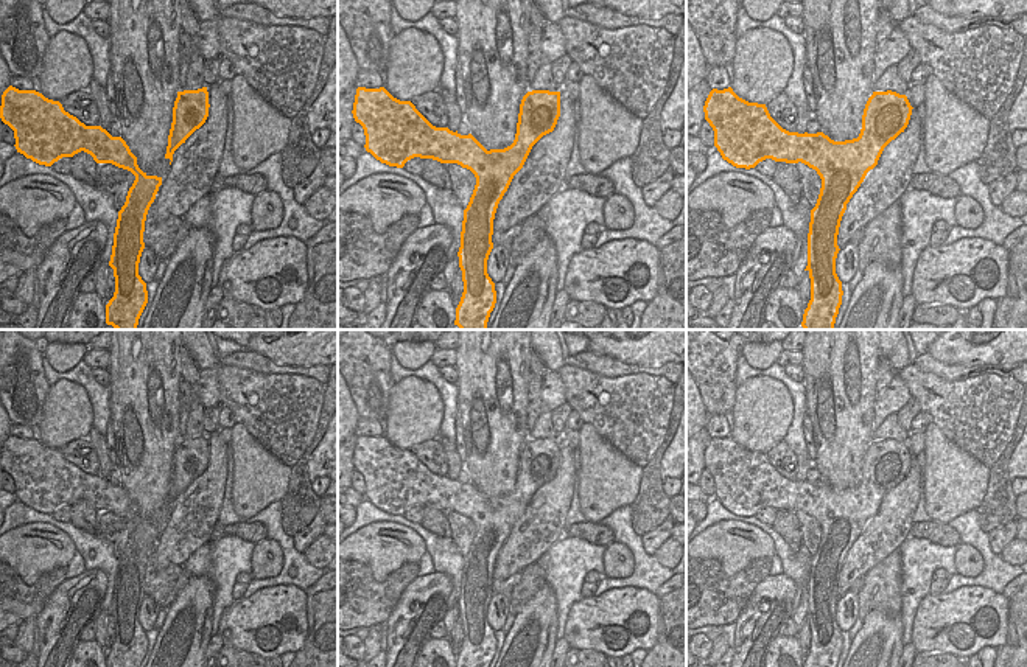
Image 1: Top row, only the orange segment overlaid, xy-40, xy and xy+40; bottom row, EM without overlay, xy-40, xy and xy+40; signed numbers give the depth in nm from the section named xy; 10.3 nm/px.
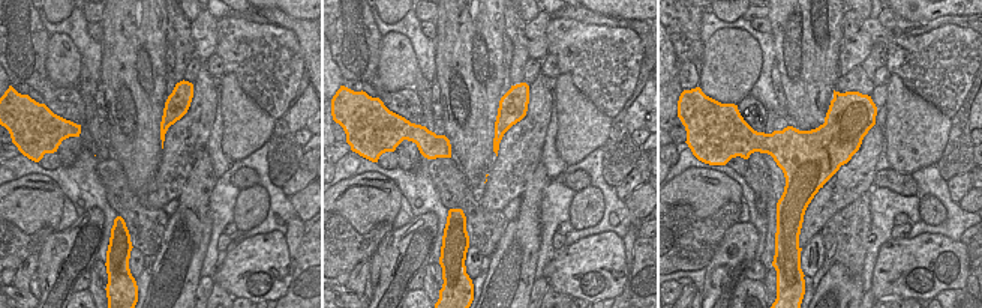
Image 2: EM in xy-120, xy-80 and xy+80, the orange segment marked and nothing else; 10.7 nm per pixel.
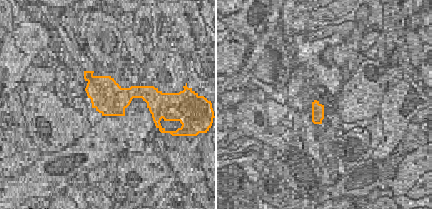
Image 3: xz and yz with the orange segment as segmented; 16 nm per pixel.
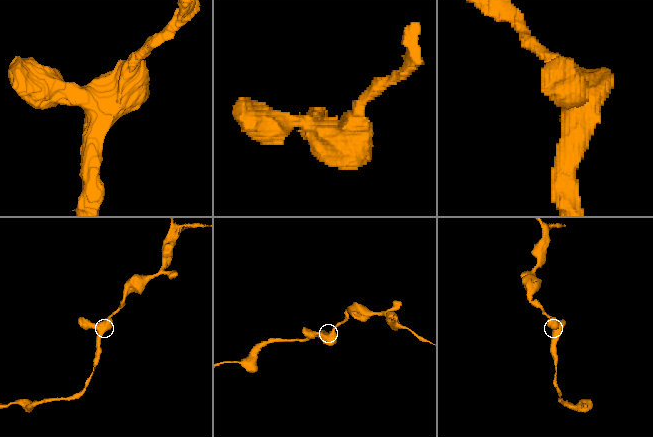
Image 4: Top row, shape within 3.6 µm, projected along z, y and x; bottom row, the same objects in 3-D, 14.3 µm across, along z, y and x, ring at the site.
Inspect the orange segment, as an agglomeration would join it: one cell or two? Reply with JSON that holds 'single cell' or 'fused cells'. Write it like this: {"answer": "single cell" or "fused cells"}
{"answer": "single cell"}

